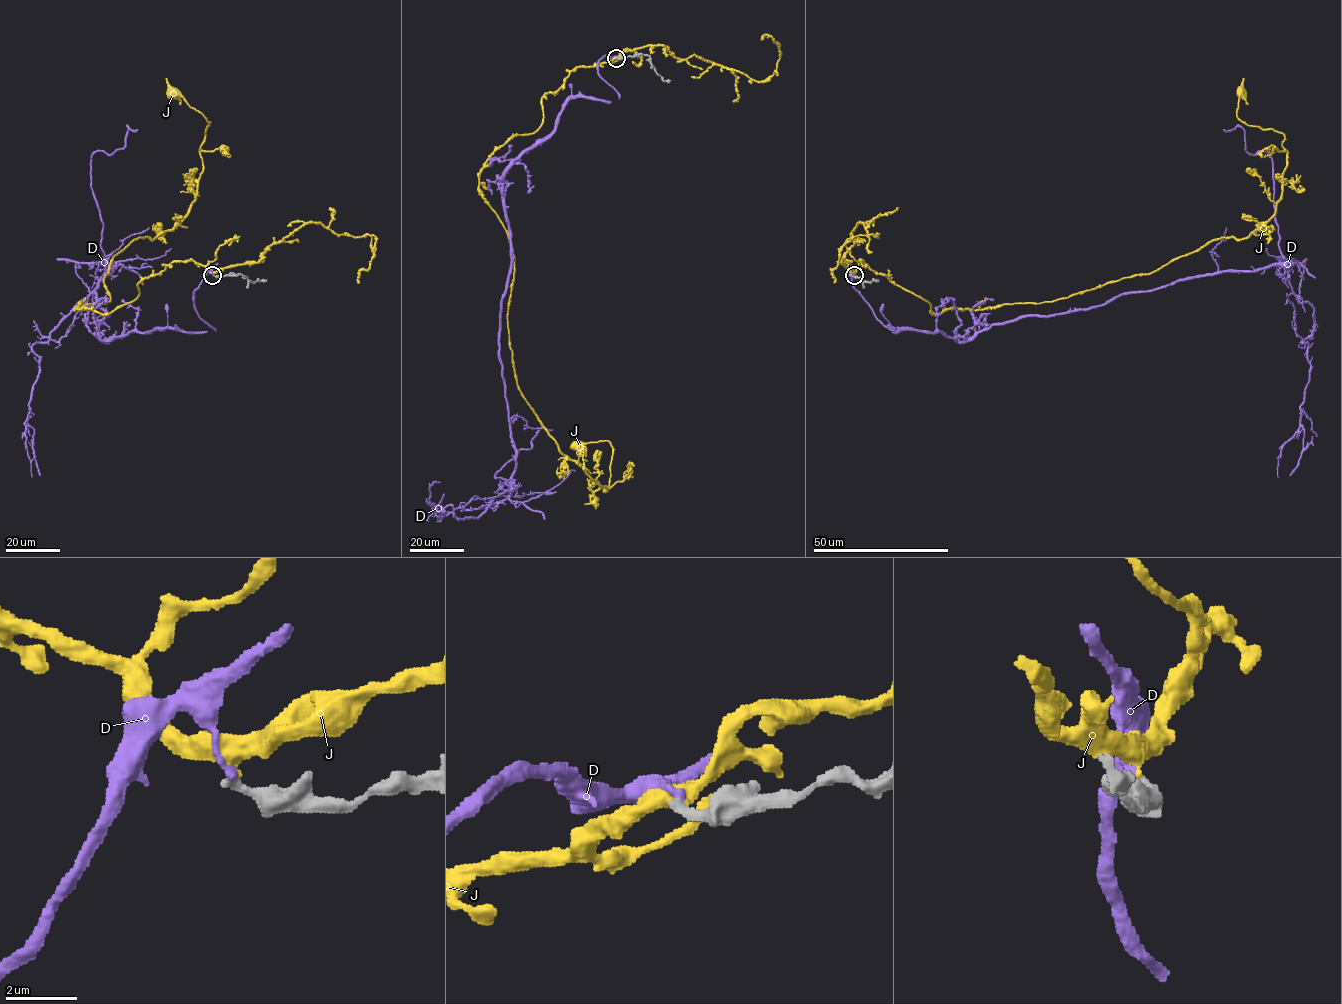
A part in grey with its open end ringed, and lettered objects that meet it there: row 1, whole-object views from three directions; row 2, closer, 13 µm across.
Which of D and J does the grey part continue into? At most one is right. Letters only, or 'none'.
none

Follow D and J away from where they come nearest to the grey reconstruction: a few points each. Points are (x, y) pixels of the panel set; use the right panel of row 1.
D: (854, 275), (894, 332), (966, 341), (1028, 316), (1280, 265), (1315, 330), (1301, 342), (1310, 372), (1278, 477)
J: (854, 275), (861, 260), (936, 314), (1067, 298), (1246, 238), (1275, 212), (1287, 150), (1239, 119), (1241, 94)

